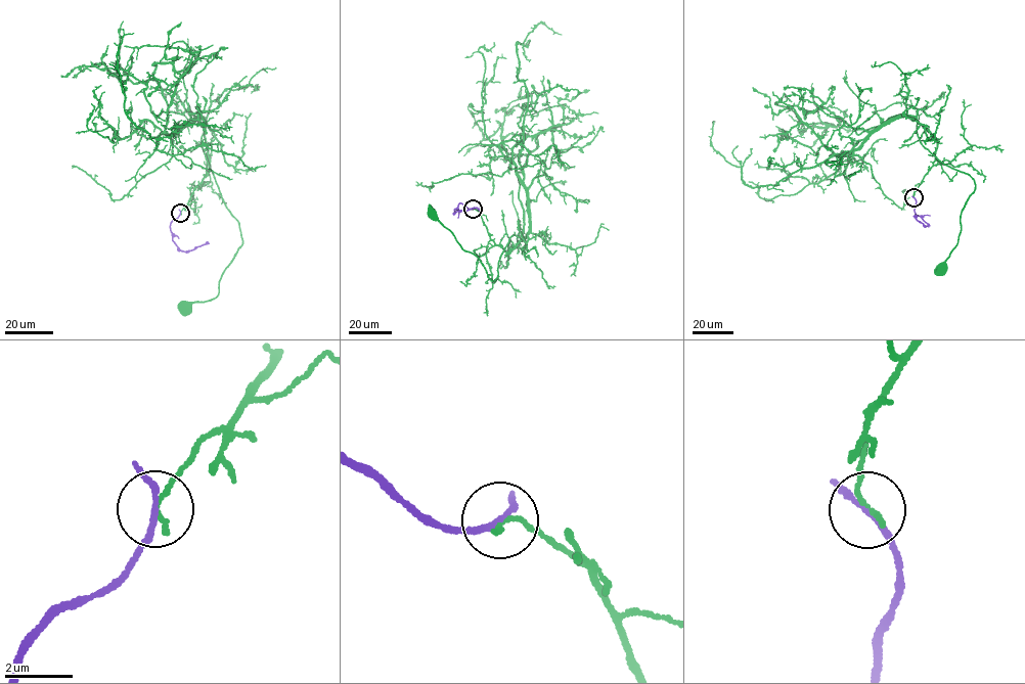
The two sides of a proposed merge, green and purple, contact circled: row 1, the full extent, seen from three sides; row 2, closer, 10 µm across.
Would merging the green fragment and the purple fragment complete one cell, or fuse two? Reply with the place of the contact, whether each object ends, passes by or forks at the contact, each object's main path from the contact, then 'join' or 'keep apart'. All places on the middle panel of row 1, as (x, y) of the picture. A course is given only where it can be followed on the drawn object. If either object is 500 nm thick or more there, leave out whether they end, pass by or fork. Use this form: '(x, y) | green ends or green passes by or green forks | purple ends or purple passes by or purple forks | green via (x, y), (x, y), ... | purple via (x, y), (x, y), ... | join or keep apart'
(473, 209) | green ends | purple passes by | green via (474, 209), (490, 238), (507, 253), (520, 238), (510, 235), (494, 280), (479, 259), (463, 249), (433, 213) | purple via (474, 209), (459, 202), (454, 213), (481, 208) | keep apart

